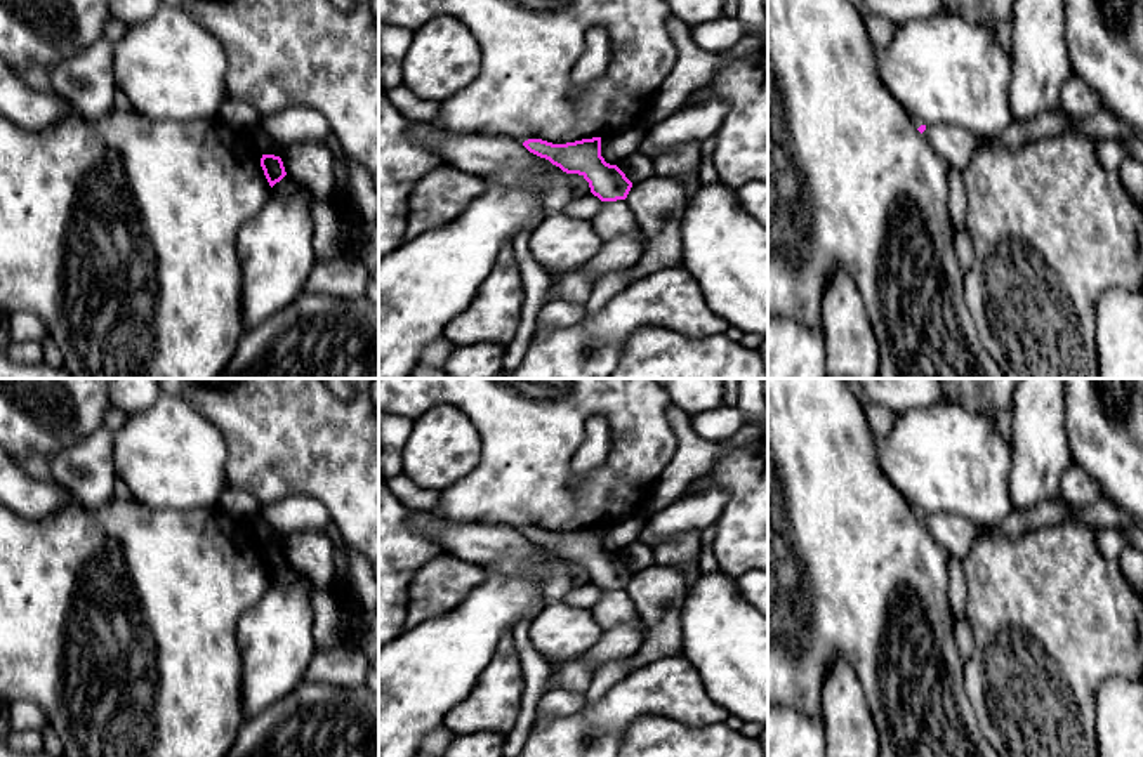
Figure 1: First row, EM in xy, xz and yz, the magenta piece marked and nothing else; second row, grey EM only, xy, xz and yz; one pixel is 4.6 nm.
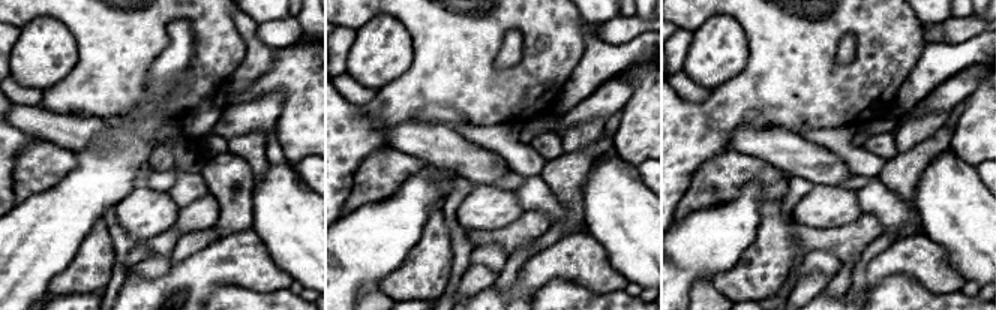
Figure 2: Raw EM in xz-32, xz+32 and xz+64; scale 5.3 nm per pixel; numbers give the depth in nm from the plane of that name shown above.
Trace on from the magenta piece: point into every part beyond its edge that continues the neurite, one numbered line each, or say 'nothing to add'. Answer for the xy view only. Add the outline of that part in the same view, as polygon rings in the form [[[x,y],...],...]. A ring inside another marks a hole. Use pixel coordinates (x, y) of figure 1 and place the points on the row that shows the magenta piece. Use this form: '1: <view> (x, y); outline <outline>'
nothing to add

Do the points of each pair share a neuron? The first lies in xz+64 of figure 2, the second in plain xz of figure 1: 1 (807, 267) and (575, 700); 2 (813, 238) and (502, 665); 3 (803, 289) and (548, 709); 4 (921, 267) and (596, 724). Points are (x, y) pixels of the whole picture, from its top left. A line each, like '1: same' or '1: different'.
1: different
2: same
3: same
4: same

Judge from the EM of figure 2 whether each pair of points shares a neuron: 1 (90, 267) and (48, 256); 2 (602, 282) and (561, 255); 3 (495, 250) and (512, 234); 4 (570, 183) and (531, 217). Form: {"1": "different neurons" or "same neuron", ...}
{"1": "different neurons", "2": "same neuron", "3": "different neurons", "4": "different neurons"}

